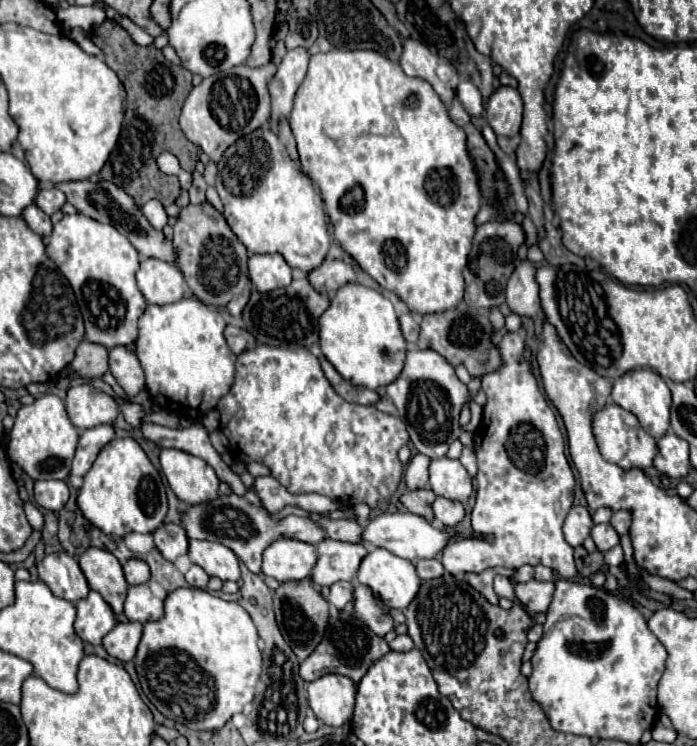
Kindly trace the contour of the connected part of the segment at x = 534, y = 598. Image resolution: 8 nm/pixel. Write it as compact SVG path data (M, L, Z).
M527 581L515 585L515 595L529 613L545 613L553 601L555 581Z

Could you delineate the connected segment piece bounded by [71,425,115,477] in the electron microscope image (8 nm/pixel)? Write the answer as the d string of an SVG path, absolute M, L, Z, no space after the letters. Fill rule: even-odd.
M99 425L99 427L85 429L81 433L81 439L79 439L79 445L75 451L71 475L83 477L91 469L95 457L99 455L99 449L103 449L113 437L115 437L115 433L113 433L111 425Z

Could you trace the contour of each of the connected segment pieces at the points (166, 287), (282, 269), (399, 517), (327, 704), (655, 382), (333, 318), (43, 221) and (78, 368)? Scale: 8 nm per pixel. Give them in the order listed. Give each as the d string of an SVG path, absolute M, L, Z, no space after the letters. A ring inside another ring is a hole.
M153 257L143 259L135 277L147 303L167 305L179 301L185 295L183 273L173 263Z
M281 253L249 257L249 277L257 291L273 291L291 283L291 267Z
M387 511L381 513L373 519L369 519L363 527L361 533L361 541L373 545L373 547L385 547L387 551L391 551L397 557L409 559L409 561L417 561L417 559L433 559L437 557L445 545L449 543L449 539L453 537L453 533L445 533L437 527L433 527L429 521L425 521L419 515L413 515L409 511Z
M325 675L309 683L309 707L329 727L343 727L351 721L355 707L355 683L345 675Z
M635 369L635 371L625 373L623 377L619 377L613 383L611 397L613 397L613 401L617 405L631 411L639 419L641 427L651 437L659 439L661 435L667 433L667 429L669 429L669 409L671 409L671 391L655 371L651 371L651 369Z
M347 283L331 297L327 311L319 317L319 347L343 379L371 389L385 387L391 379L397 379L407 353L393 303L379 291L359 283Z
M35 203L29 205L29 207L25 207L21 217L27 221L27 225L29 225L37 235L41 235L41 237L49 237L49 235L51 235L51 219L49 219L49 215L43 213Z
M83 339L77 347L75 359L71 361L71 369L81 379L103 377L103 373L109 371L107 349L103 345L97 345L97 343L91 343L91 341Z

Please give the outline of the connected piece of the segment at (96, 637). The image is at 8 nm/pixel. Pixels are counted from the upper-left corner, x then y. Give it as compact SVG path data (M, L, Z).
M89 591L89 595L77 603L75 633L83 641L91 645L101 645L103 635L107 635L107 631L111 631L113 625L115 615L97 591Z

